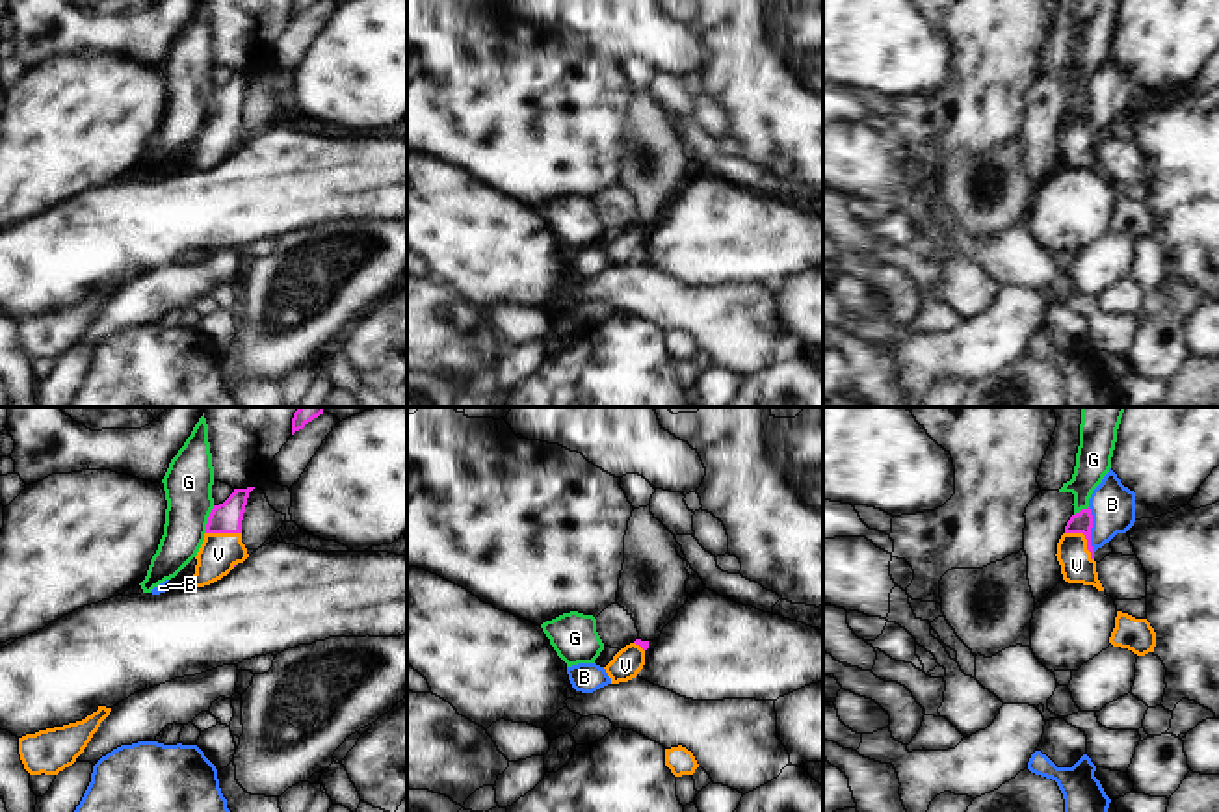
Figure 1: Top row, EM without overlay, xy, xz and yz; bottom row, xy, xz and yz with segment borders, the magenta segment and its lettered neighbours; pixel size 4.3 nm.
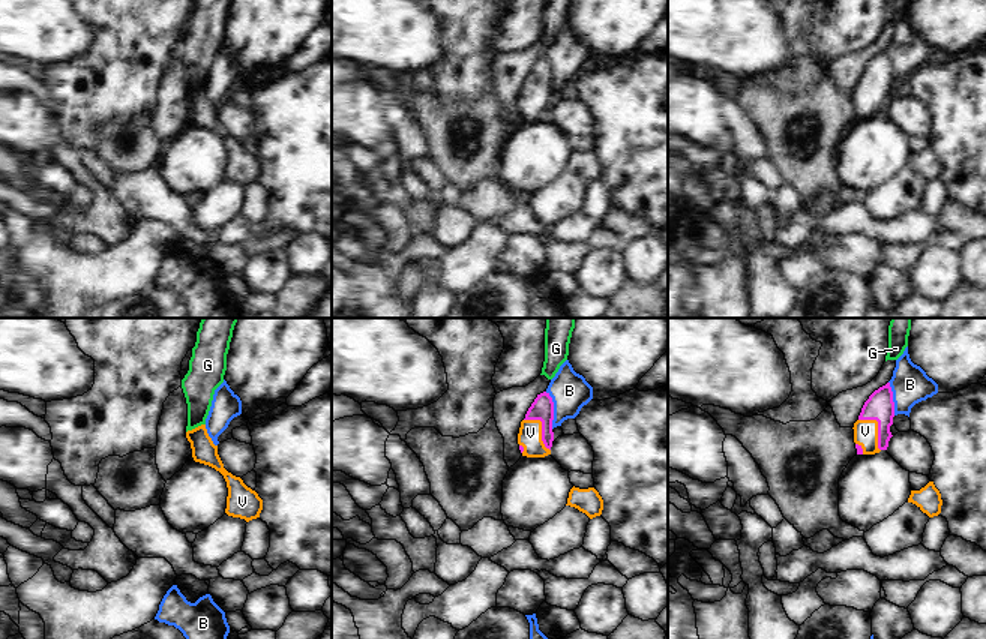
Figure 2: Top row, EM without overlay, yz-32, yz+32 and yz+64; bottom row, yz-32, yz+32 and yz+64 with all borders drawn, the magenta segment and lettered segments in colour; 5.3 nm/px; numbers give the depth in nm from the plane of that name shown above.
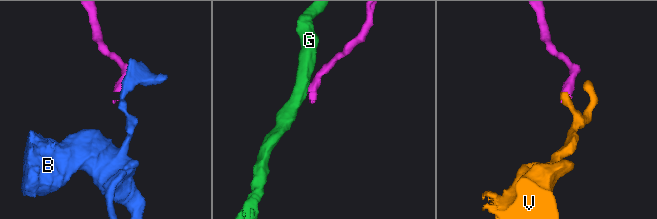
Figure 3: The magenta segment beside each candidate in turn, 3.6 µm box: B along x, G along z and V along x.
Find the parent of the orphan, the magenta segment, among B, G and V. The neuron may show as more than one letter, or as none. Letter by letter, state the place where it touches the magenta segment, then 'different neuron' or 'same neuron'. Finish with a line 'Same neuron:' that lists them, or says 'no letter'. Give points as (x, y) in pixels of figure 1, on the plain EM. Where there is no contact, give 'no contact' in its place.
B: contact yz (1089, 114); different neuron
G: contact xy (209, 103); different neuron
V: contact yz (1086, 121); same neuron
Same neuron: V

